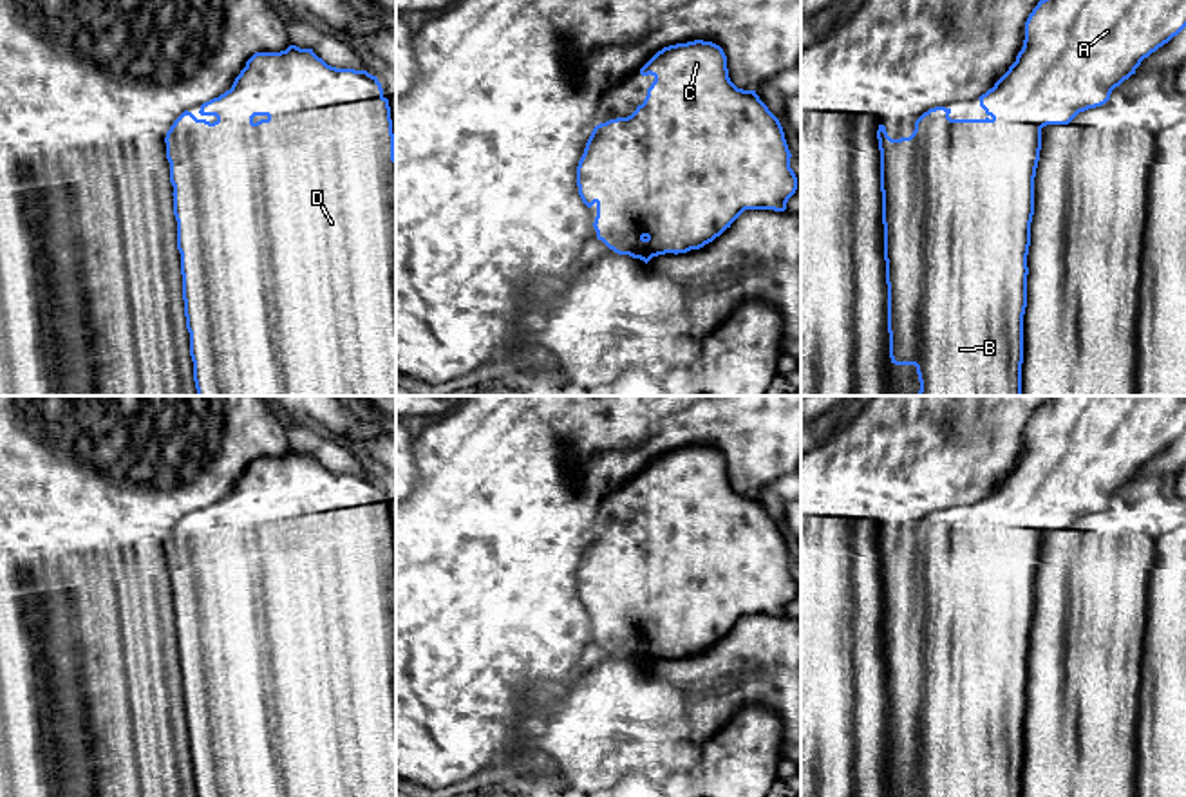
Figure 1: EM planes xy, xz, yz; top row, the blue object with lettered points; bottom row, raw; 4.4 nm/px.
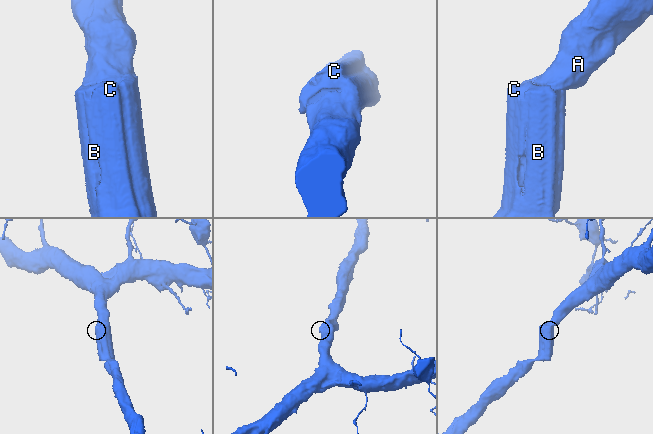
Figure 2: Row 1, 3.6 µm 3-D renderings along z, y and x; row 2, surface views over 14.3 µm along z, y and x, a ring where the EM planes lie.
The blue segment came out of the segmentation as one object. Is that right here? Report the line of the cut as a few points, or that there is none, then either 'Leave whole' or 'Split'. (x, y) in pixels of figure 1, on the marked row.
No split. Leave whole

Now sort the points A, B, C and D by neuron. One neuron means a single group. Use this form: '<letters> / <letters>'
A B C D

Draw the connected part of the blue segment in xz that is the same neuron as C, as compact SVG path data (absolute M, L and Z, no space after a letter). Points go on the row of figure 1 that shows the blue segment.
M694 40L664 47L640 74L654 78L644 103L627 117L597 125L577 166L579 195L588 208L597 206L593 228L598 240L618 255L647 264L658 255L703 248L745 210L786 210L797 190L797 177L790 168L792 154L783 127L756 90L738 89L730 81L727 56L720 45Z

